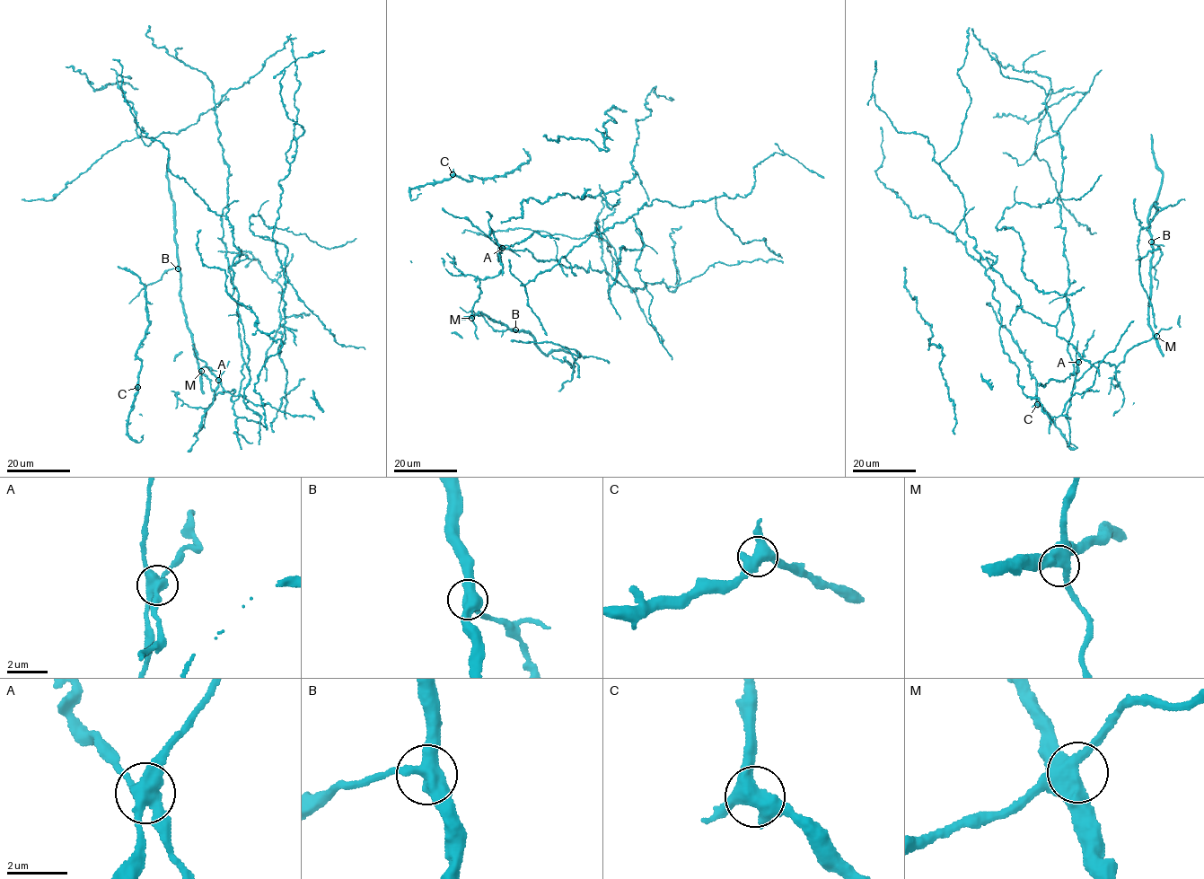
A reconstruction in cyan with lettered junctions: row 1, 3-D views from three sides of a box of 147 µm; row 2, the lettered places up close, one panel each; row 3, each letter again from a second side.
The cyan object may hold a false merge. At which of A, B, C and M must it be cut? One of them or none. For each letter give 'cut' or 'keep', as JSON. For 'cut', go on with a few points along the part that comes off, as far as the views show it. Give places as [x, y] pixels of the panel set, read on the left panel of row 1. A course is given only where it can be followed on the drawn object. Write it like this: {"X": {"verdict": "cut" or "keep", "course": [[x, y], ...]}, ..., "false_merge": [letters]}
{"A": {"verdict": "cut", "course": [[218, 379], [213, 404], [205, 412], [197, 441], [188, 452]]}, "B": {"verdict": "keep"}, "C": {"verdict": "keep"}, "M": {"verdict": "keep"}, "false_merge": ["A"]}

